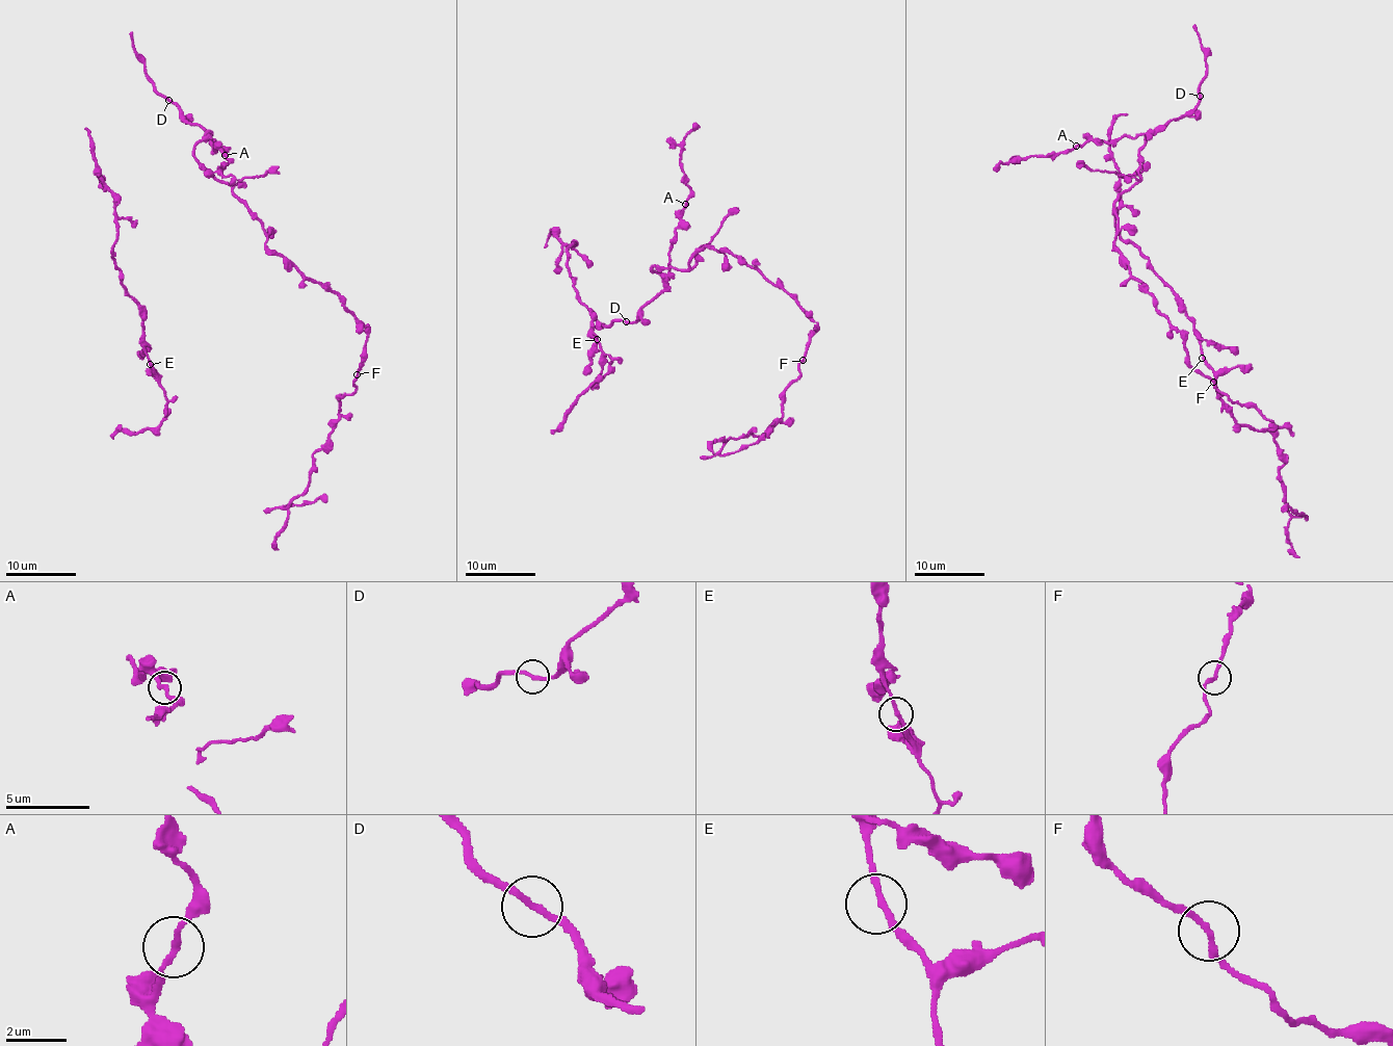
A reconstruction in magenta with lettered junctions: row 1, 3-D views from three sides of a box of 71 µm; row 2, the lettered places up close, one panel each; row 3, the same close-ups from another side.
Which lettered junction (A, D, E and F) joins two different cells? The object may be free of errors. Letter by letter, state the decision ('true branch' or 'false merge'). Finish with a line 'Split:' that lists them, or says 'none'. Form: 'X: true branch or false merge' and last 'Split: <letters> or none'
A: true branch
D: true branch
E: true branch
F: true branch
Split: none

